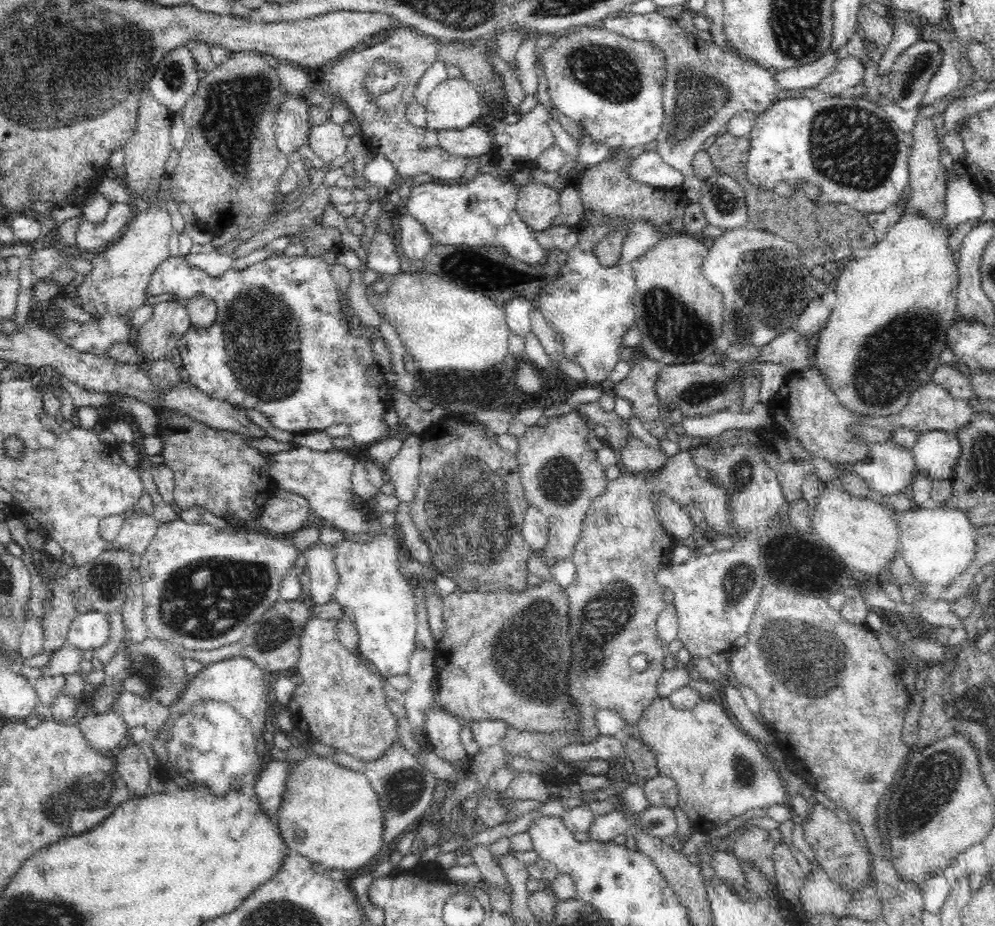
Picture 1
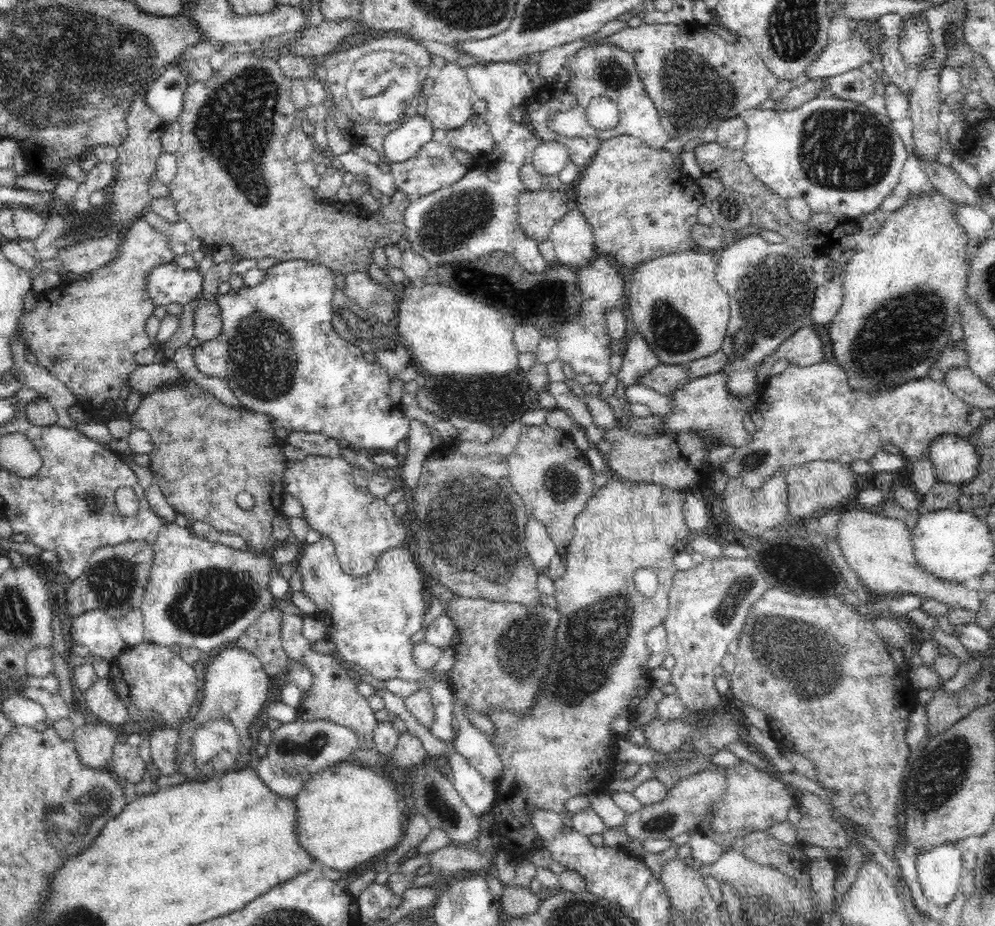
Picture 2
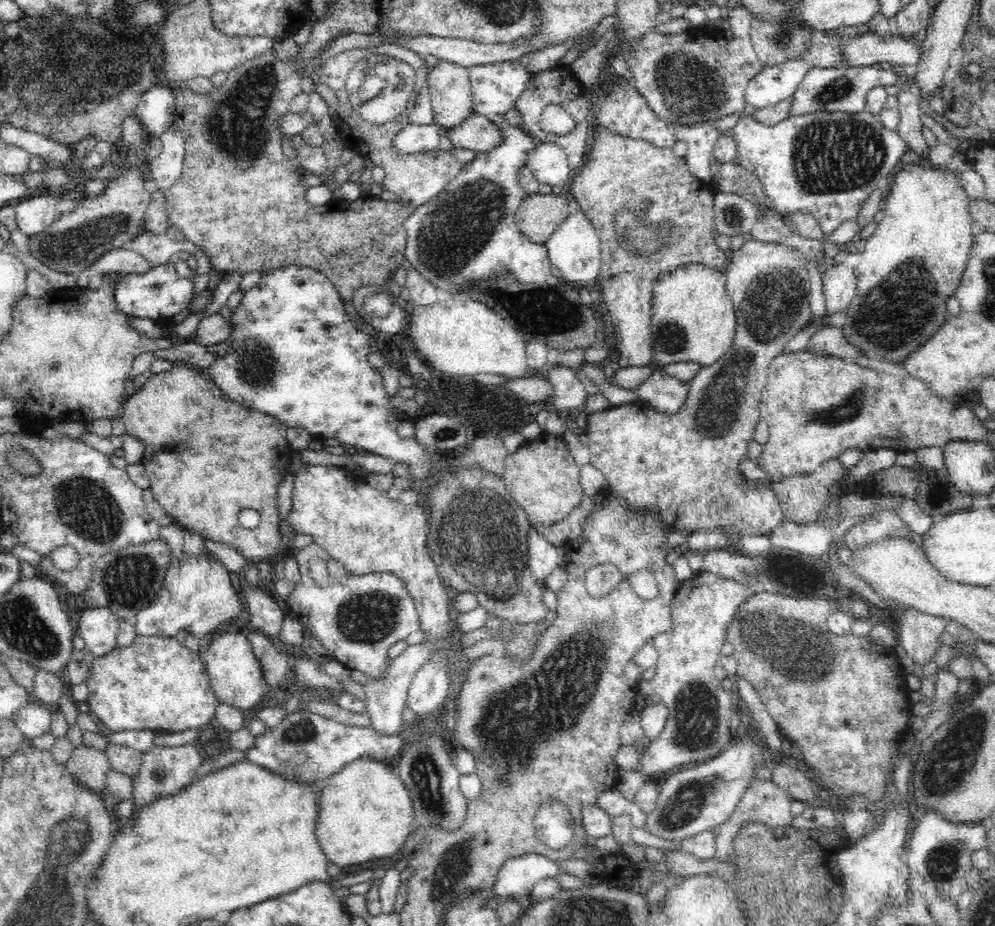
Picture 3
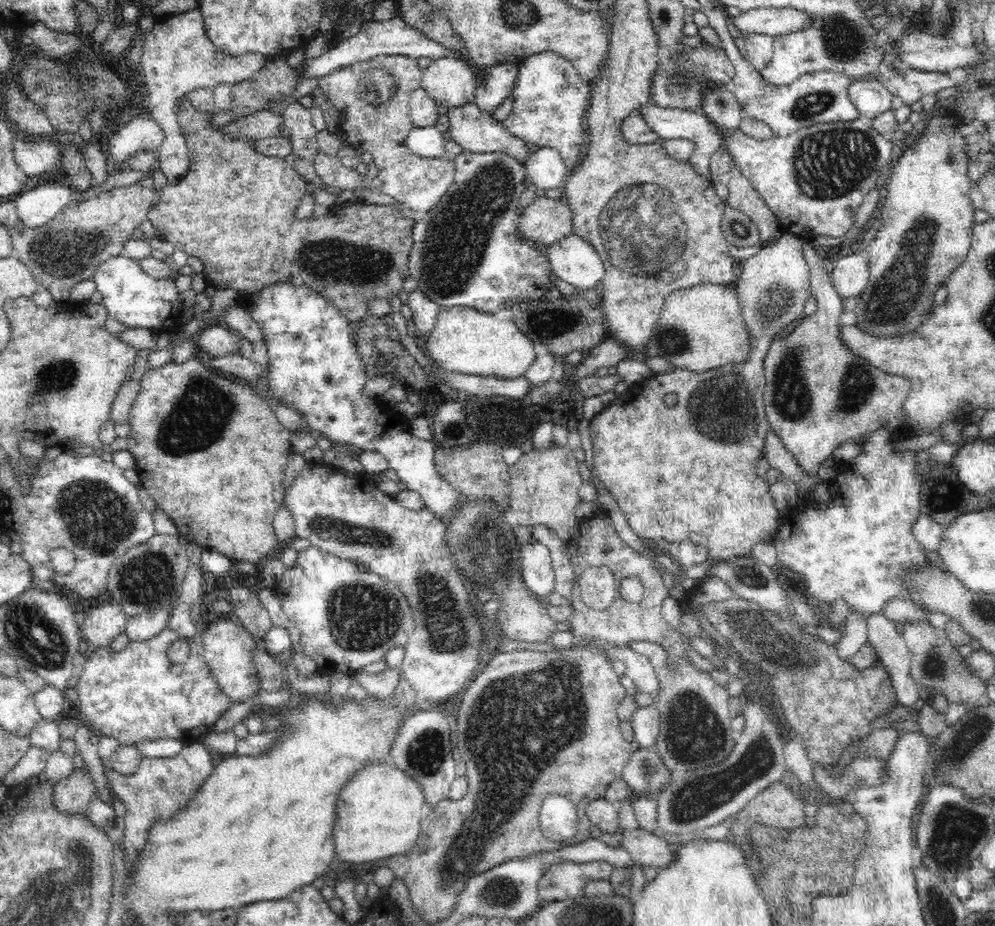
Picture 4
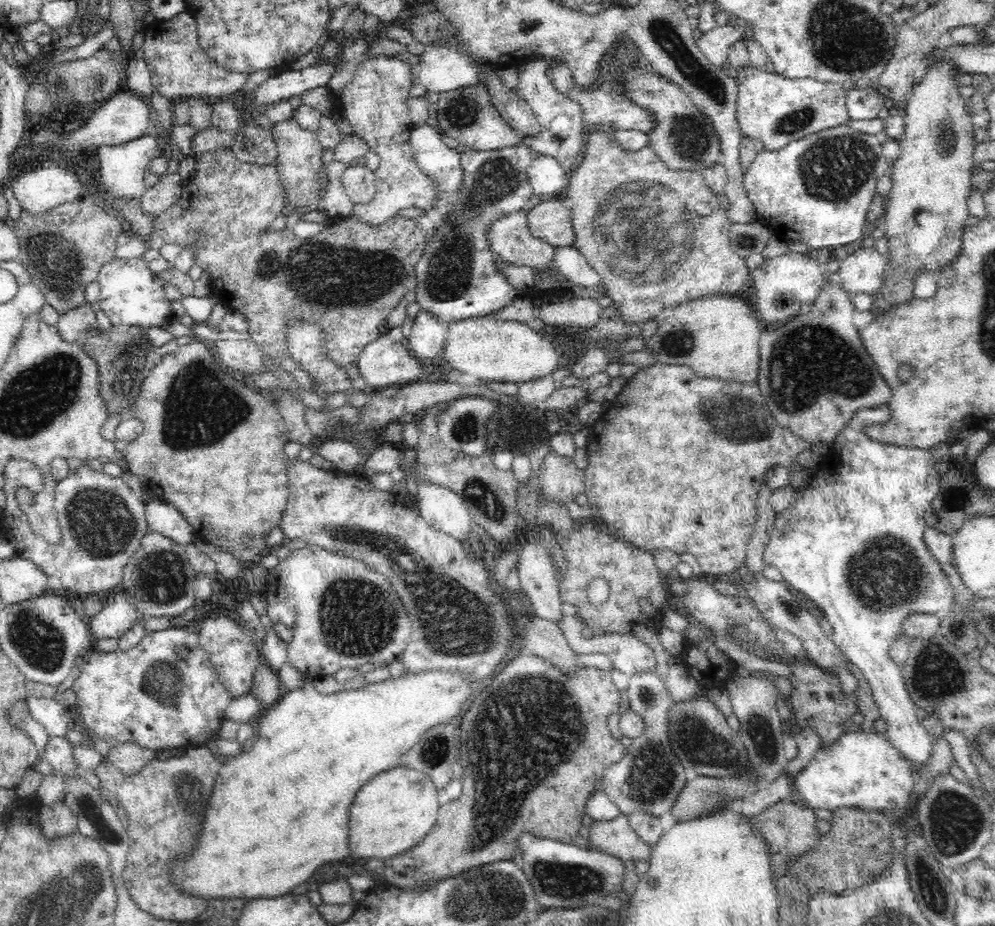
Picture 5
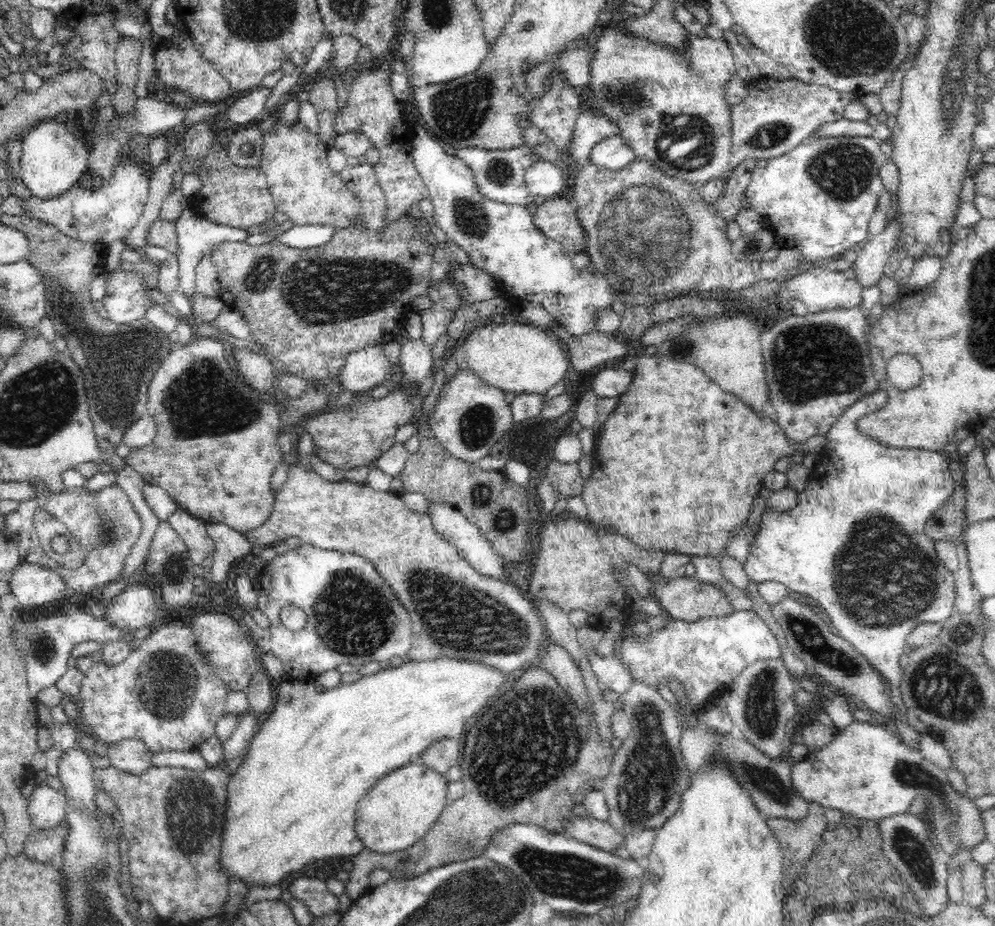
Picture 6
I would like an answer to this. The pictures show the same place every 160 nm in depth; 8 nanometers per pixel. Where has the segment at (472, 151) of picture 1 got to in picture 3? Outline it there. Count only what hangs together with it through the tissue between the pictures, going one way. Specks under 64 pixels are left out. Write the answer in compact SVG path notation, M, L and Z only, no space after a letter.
M476 112L470 113L462 124L447 129L447 135L454 147L476 152L488 152L504 140L498 125Z

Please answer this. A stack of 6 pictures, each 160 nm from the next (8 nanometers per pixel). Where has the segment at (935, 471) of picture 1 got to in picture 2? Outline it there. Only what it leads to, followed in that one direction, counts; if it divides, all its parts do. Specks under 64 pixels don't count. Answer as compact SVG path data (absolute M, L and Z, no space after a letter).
M957 435L940 436L932 445L926 454L922 454L921 458L928 457L936 469L936 478L938 481L944 481L952 484L966 484L968 480L972 480L978 471L978 454L976 449L966 437Z

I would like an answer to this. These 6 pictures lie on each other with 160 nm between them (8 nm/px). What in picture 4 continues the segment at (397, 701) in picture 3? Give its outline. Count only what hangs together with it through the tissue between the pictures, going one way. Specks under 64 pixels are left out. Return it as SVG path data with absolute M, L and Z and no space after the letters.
M386 668L379 673L368 674L358 671L351 673L352 682L364 687L367 696L376 697L386 703L394 697L394 690L398 684L399 677L402 677L401 668Z

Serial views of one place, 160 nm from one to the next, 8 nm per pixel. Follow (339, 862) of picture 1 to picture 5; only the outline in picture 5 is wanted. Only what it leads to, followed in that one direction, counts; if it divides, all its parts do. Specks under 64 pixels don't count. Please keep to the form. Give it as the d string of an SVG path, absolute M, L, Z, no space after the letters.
M392 768L366 782L350 808L349 848L352 856L389 859L418 845L430 833L442 801L426 773L412 768Z

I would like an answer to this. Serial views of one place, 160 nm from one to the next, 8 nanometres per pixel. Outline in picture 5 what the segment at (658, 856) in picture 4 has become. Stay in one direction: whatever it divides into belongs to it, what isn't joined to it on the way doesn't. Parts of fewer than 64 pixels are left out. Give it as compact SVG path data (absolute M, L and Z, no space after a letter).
M619 815L610 822L593 821L588 829L588 843L602 853L623 861L649 861L654 845L648 845L632 831L628 817Z

